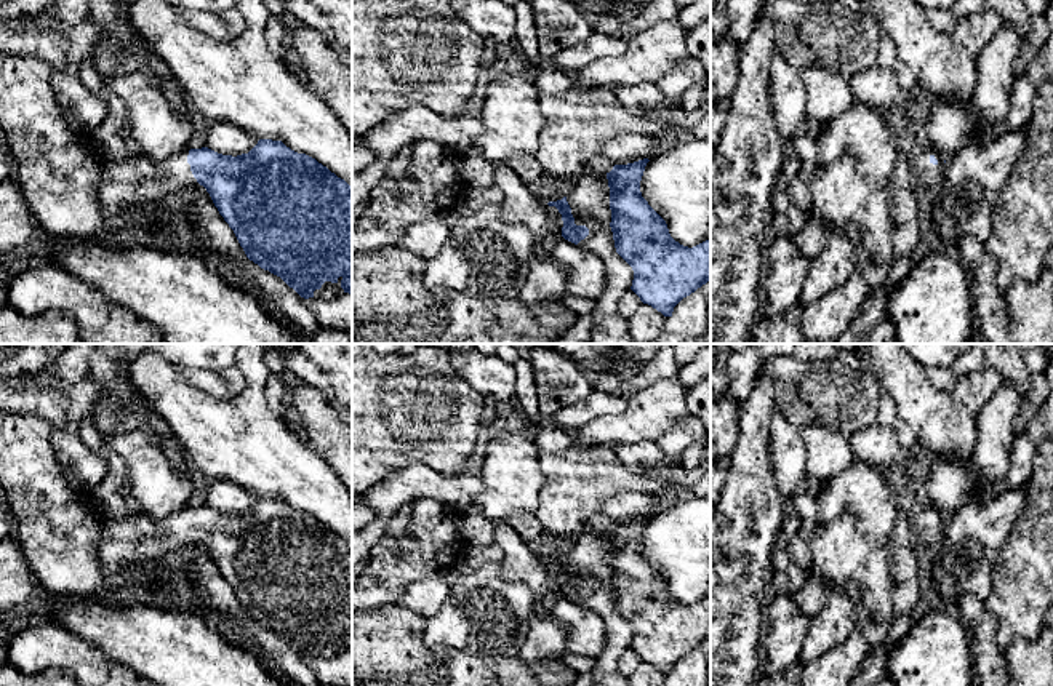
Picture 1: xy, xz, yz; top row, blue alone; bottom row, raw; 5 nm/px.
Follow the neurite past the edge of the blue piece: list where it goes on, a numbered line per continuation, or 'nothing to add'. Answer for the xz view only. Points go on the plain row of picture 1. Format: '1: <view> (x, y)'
nothing to add

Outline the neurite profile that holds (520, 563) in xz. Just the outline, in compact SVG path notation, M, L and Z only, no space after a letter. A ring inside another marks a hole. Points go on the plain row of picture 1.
M504 521L496 523L494 544L502 550L501 577L509 582L526 584L533 593L531 616L543 612L543 598L552 590L551 574L538 558L536 547Z

